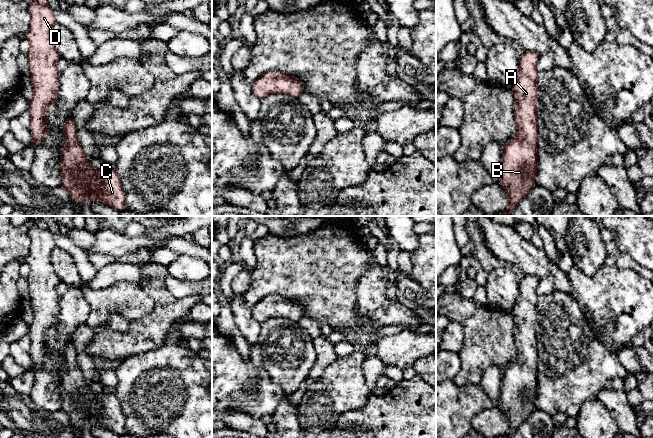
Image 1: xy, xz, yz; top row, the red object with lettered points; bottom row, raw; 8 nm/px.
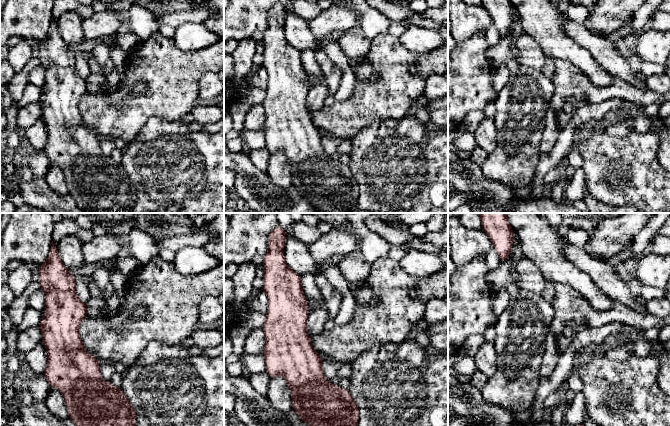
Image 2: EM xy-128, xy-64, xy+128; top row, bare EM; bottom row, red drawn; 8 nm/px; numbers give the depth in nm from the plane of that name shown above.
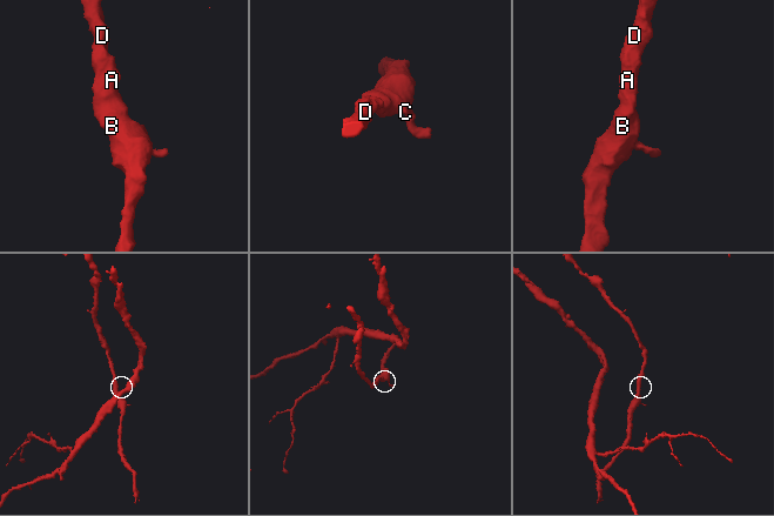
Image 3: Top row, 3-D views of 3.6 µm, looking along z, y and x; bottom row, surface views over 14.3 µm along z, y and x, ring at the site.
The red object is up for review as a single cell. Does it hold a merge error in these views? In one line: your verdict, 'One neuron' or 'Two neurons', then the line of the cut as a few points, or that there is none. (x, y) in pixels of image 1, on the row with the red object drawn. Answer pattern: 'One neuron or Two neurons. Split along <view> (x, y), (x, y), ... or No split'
One neuron. No split

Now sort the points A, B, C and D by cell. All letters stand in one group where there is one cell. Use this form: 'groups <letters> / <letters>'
groups A B C D

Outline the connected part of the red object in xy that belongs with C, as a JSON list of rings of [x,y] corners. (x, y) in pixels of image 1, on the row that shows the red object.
[[[73,117],[63,123],[66,144],[61,150],[60,170],[63,186],[71,199],[82,206],[87,199],[104,202],[110,207],[125,210],[125,192],[115,169],[96,171],[86,159],[77,140],[77,128]]]

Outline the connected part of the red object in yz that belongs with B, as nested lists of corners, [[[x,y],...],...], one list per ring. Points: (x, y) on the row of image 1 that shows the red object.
[[[537,52],[518,56],[519,71],[511,88],[515,110],[516,135],[503,146],[498,183],[508,194],[509,206],[500,212],[511,216],[519,202],[536,186],[538,167],[538,74]]]

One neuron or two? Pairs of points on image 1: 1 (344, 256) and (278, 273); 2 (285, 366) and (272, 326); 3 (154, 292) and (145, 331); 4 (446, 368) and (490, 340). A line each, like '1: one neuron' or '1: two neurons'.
1: one neuron
2: one neuron
3: one neuron
4: two neurons

